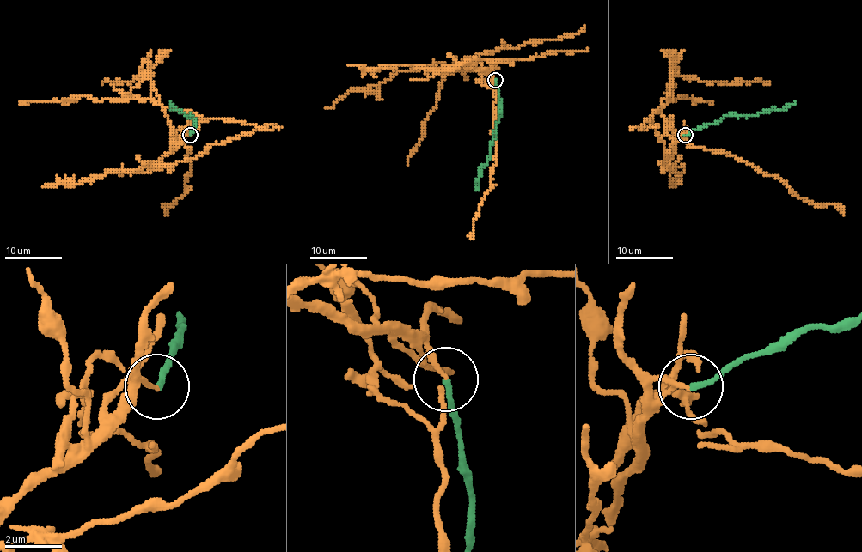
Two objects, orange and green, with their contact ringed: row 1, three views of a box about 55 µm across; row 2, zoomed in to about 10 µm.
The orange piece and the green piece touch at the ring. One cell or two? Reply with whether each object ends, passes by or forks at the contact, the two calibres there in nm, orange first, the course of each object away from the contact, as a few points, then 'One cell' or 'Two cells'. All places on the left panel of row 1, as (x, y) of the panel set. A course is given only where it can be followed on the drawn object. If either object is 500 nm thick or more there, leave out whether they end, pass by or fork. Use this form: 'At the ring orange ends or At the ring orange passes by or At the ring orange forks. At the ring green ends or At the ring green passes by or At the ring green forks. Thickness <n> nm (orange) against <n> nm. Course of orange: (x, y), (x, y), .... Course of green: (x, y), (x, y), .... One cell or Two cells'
At the ring orange passes by. At the ring green ends. Thickness 110 nm (orange) against 180 nm. Course of orange: (190, 135), (178, 142), (175, 136), (177, 144), (190, 148), (186, 191), (173, 204), (167, 204), (164, 215). Course of green: (190, 135), (195, 122), (190, 115), (186, 116), (174, 109), (171, 103). Two cells

